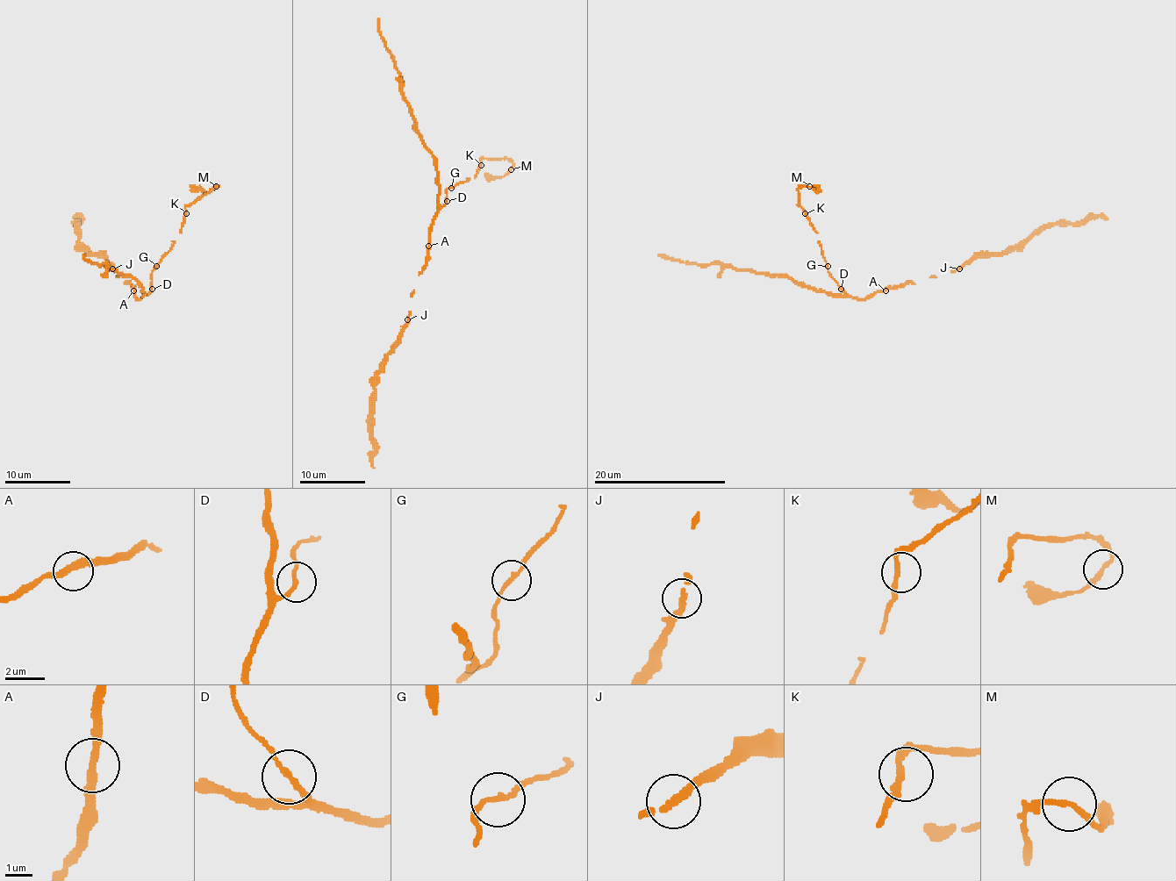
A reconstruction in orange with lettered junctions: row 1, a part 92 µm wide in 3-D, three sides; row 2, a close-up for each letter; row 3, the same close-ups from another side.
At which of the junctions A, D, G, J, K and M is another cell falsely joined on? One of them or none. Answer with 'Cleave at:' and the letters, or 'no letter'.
Cleave at: no letter

